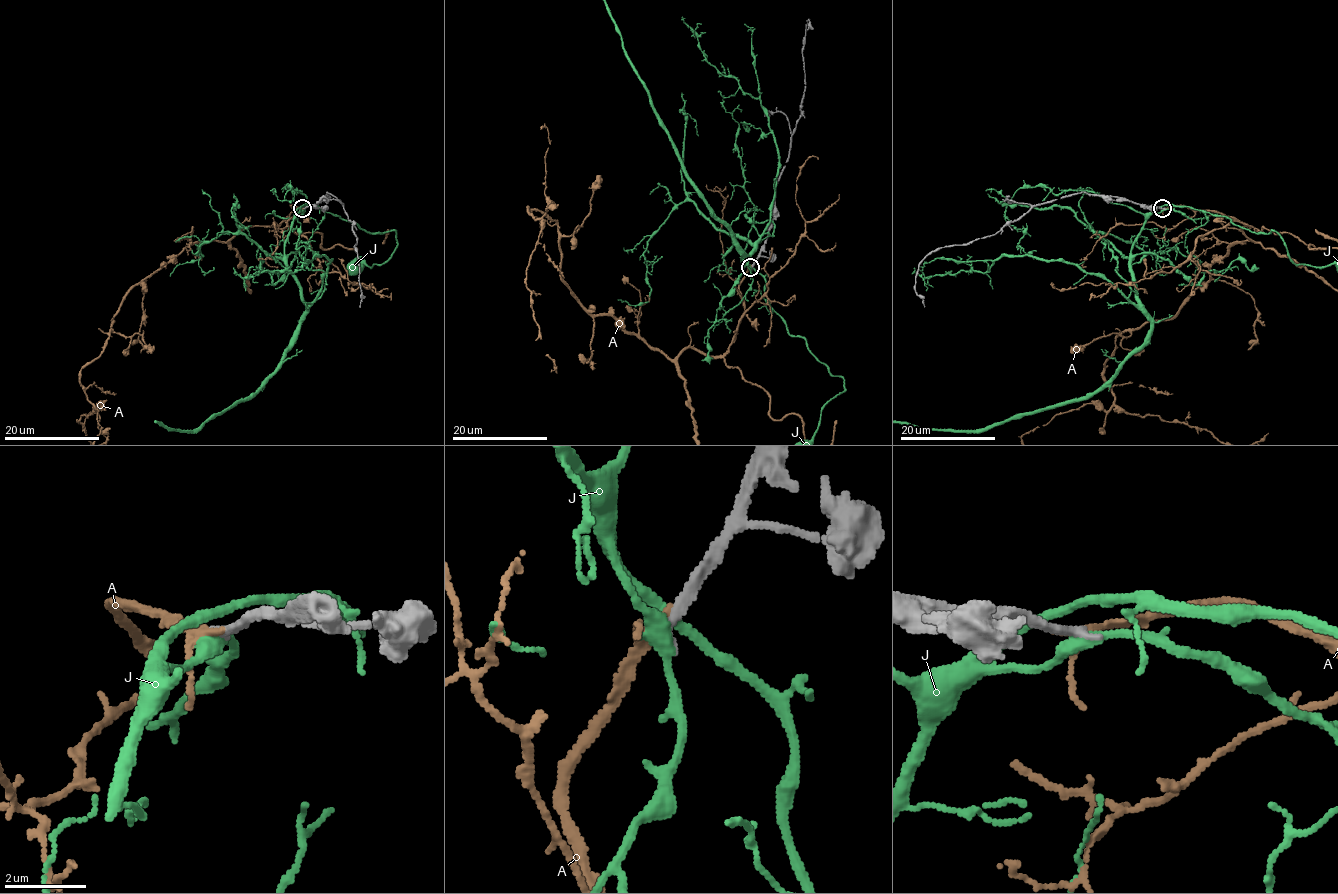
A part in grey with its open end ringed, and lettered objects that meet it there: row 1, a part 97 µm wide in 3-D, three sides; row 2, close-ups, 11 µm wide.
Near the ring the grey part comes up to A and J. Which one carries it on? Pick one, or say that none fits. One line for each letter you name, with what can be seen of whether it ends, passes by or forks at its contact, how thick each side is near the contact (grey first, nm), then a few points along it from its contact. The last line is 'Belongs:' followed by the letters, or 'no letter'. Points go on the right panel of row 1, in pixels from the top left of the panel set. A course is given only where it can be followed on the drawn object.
A: it passes by; 280 nm thick on the grey side, 180 nm on the other
Belongs: A

